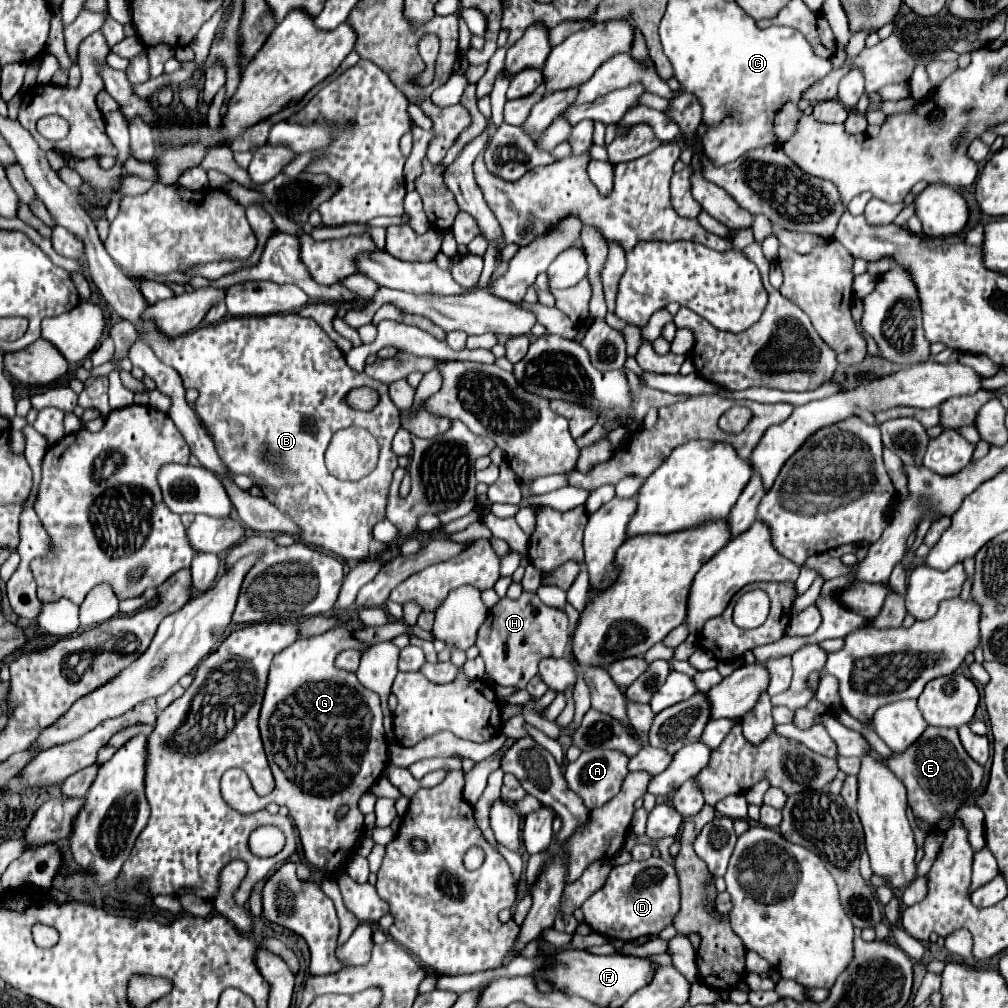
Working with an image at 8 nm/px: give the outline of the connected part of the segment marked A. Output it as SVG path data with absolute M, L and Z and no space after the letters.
M590 749L590 751L584 751L574 763L570 763L566 767L564 777L568 781L568 787L572 787L584 799L584 803L590 809L594 809L594 807L600 807L606 801L610 801L620 791L622 781L628 775L628 761L630 761L630 757L626 753L622 753L622 751Z

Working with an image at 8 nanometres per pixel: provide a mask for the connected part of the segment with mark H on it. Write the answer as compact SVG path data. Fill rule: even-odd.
M522 593L520 599L512 601L504 597L490 609L484 625L480 627L476 645L480 649L480 657L486 663L486 673L494 679L494 683L524 689L538 673L540 657L564 655L568 635L568 617L564 611L544 605L536 595Z

